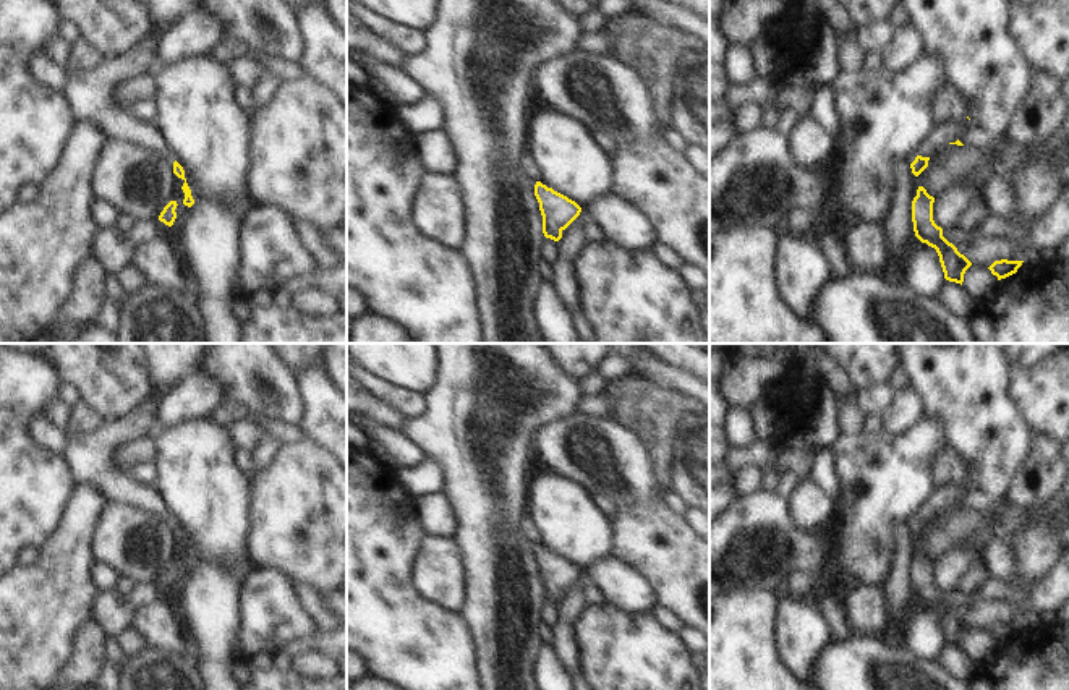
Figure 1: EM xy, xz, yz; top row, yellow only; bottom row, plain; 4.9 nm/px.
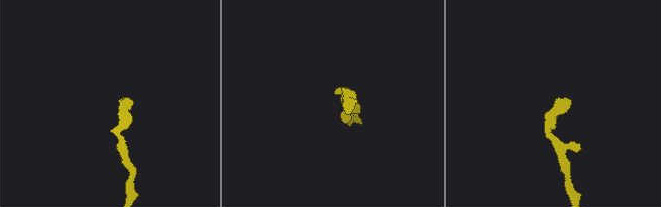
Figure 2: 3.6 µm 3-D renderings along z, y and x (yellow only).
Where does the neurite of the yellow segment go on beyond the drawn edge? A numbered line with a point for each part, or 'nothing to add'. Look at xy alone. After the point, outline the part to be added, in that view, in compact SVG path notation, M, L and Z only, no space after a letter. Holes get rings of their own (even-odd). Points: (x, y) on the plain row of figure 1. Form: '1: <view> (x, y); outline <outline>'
1: xy (88, 459); outline M155 387L123 418L102 423L92 434L68 437L63 458L75 486L91 486L107 502L143 509L173 533L175 518L165 509L157 489L138 484L126 473L120 473L112 462L112 452L118 445L154 432L154 413L165 392L167 387Z

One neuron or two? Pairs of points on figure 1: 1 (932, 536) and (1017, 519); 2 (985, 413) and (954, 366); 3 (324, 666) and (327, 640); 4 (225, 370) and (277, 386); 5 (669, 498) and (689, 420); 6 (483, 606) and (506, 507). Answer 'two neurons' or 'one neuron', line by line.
1: one neuron
2: one neuron
3: two neurons
4: one neuron
5: two neurons
6: one neuron

